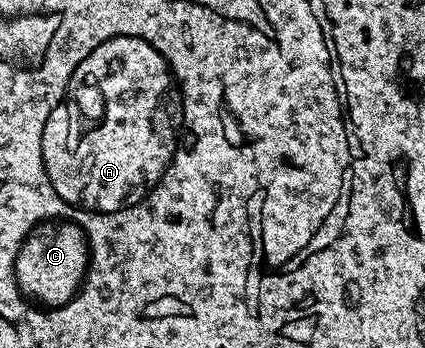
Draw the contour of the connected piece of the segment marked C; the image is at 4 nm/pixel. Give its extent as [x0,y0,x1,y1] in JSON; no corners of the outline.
[16,222,88,308]

